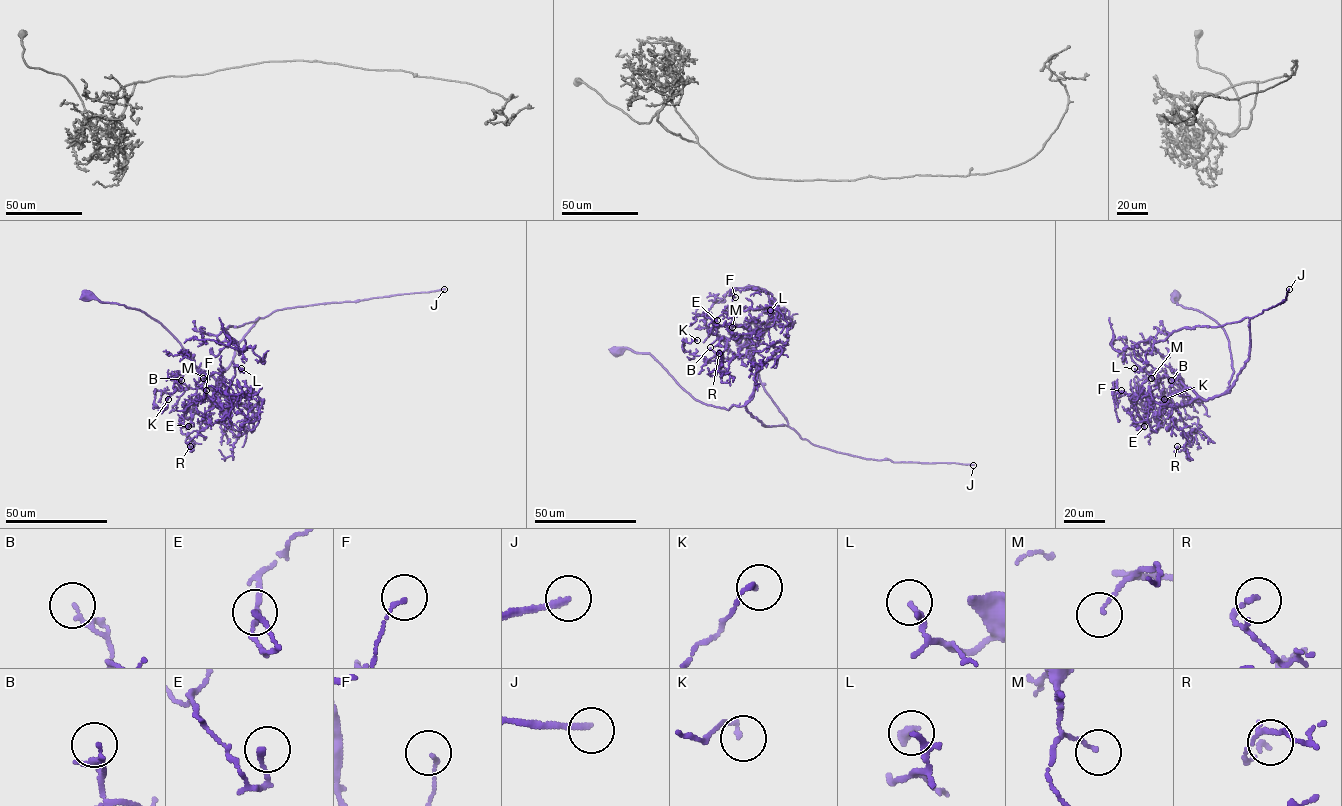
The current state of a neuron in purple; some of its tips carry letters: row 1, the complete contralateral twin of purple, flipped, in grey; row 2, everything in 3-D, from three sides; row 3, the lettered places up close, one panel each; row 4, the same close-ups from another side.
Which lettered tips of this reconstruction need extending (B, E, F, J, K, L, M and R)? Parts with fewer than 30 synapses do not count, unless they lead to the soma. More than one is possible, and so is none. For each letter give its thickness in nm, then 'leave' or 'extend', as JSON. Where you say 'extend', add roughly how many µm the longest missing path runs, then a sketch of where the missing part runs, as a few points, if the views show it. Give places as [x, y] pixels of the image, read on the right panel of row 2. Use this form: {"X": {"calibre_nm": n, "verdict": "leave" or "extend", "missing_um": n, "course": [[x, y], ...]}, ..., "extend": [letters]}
{"B": {"calibre_nm": 100, "verdict": "leave"}, "E": {"calibre_nm": 160, "verdict": "leave"}, "F": {"calibre_nm": 110, "verdict": "leave"}, "J": {"calibre_nm": 200, "verdict": "extend", "missing_um": 300, "course": [[1289, 289], [1293, 280], [1280, 301], [1166, 322], [1145, 349], [1108, 314], [1101, 319]]}, "K": {"calibre_nm": 160, "verdict": "leave"}, "L": {"calibre_nm": 220, "verdict": "leave"}, "M": {"calibre_nm": 100, "verdict": "leave"}, "R": {"calibre_nm": 120, "verdict": "leave"}, "extend": ["J"]}

